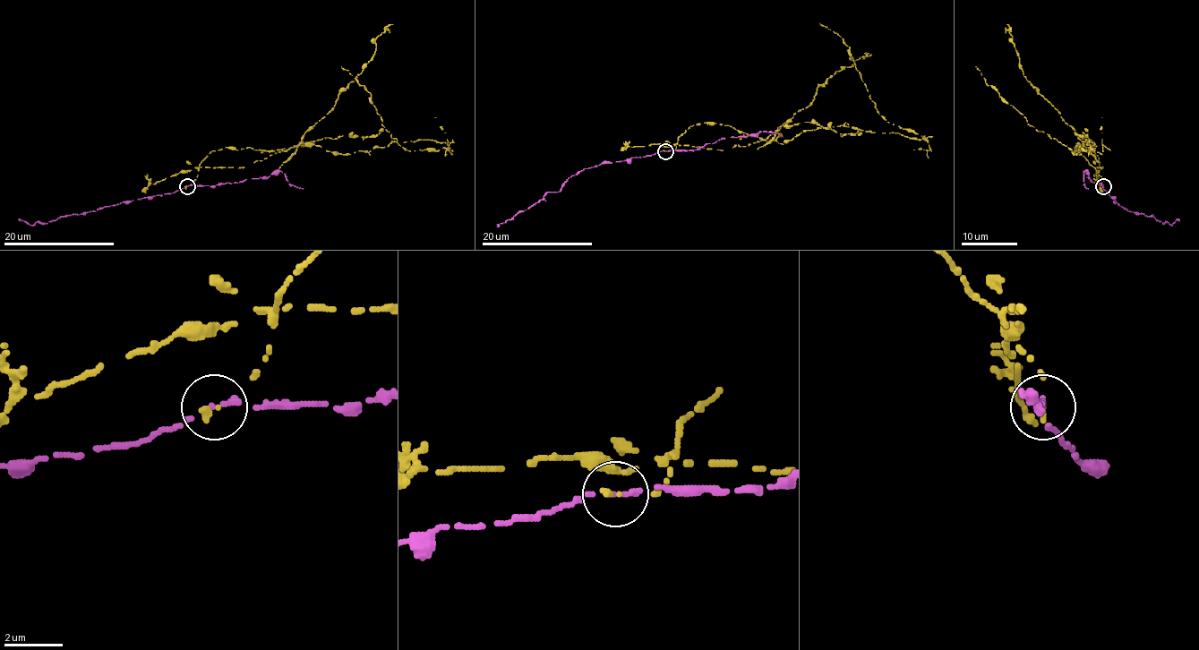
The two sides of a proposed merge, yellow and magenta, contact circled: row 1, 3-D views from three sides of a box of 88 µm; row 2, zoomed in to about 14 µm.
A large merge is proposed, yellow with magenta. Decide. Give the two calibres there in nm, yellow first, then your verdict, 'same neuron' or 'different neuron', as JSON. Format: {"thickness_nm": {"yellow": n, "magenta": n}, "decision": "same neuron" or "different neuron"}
{"thickness_nm": {"yellow": 200, "magenta": 170}, "decision": "different neuron"}

